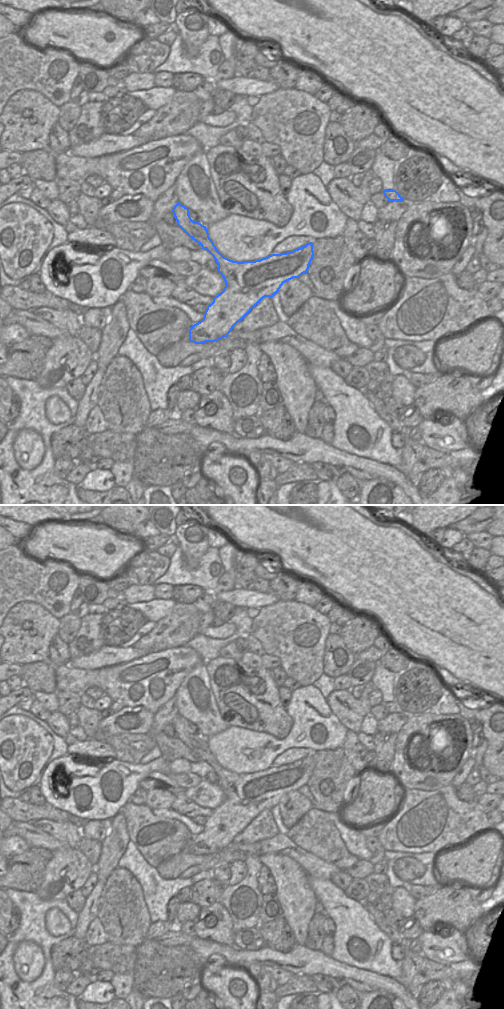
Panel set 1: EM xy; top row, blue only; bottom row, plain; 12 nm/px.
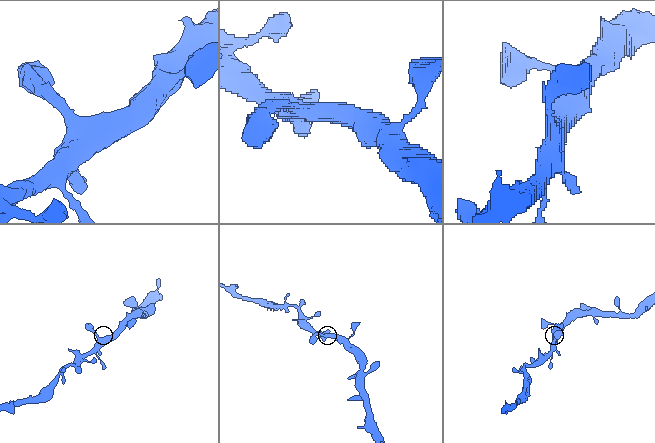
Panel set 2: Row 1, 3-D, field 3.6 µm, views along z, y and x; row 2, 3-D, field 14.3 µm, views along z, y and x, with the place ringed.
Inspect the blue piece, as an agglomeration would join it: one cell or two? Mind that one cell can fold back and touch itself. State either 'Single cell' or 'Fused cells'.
Single cell

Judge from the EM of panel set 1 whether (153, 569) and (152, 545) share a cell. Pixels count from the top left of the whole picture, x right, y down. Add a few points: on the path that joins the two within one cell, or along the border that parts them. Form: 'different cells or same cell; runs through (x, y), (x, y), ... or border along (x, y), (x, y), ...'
different cells; border along (156, 550), (144, 553)

